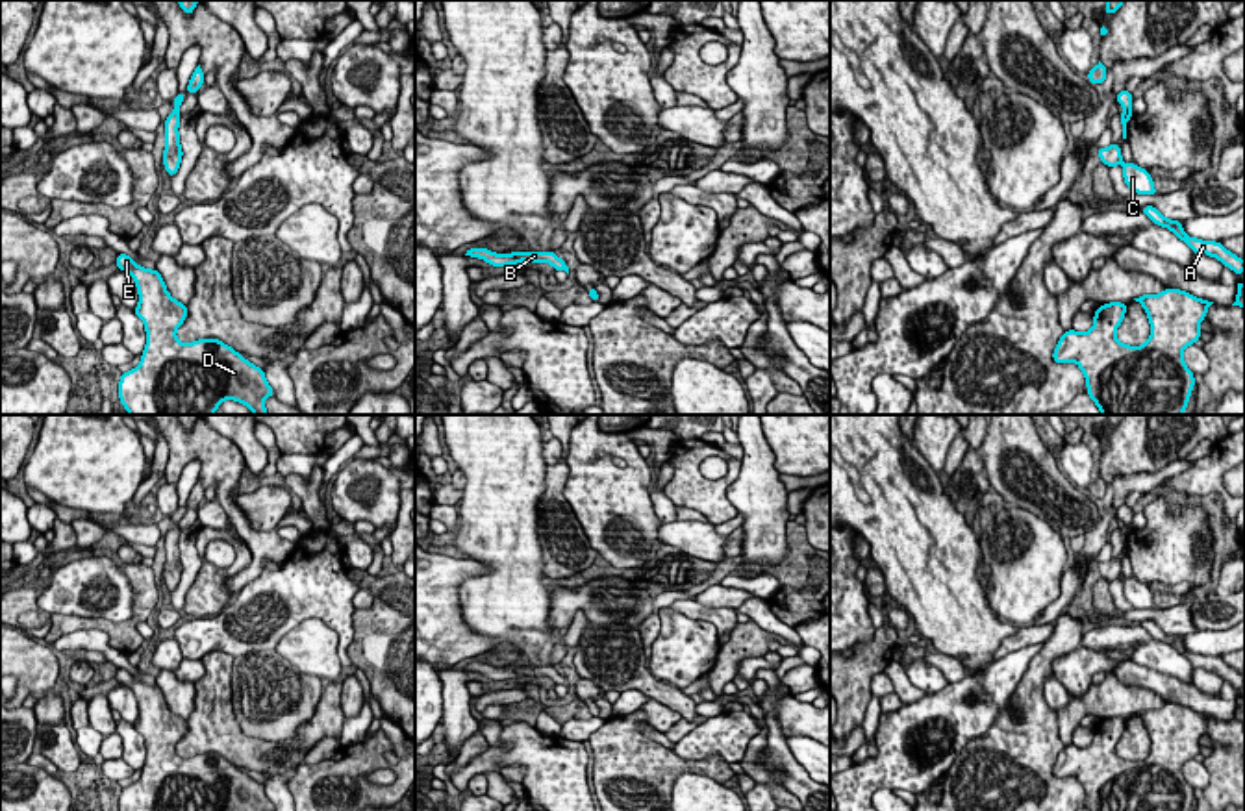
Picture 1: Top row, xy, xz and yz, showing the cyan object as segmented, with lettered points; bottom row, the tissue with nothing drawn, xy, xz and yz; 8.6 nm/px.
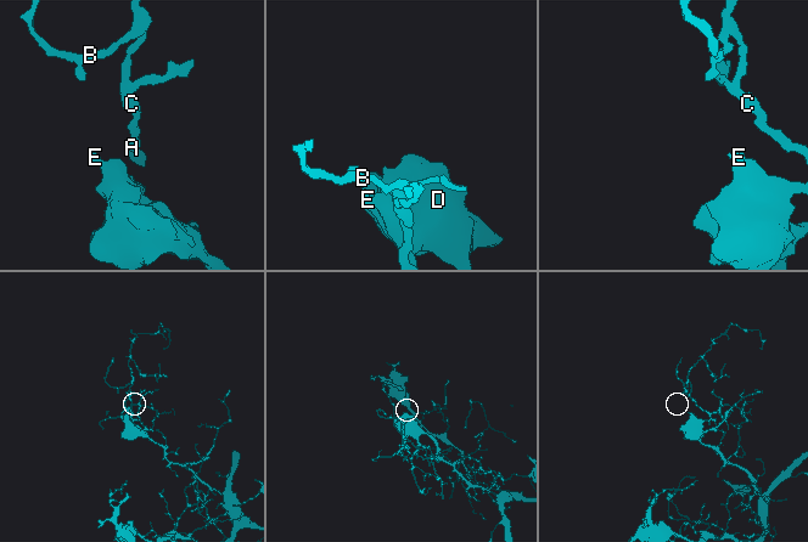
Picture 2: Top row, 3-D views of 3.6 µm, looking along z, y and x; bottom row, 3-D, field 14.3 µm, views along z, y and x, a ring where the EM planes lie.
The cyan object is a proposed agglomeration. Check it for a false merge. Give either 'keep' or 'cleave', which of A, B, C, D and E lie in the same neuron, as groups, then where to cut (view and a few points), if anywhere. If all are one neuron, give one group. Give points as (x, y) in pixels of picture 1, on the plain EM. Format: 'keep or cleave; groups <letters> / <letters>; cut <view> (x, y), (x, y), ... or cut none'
keep; groups A B C D E; cut none

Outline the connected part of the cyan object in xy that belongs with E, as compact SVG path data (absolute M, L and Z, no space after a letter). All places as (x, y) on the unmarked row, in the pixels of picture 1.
M126 668L115 678L133 691L139 707L133 726L146 744L141 778L120 791L119 811L274 811L263 783L219 754L189 759L176 754L187 722L169 709L157 683L139 681Z

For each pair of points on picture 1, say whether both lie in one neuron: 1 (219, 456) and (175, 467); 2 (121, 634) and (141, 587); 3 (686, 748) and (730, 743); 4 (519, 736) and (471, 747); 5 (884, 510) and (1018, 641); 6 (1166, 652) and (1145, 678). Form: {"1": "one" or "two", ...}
{"1": "one", "2": "one", "3": "one", "4": "two", "5": "two", "6": "two"}

